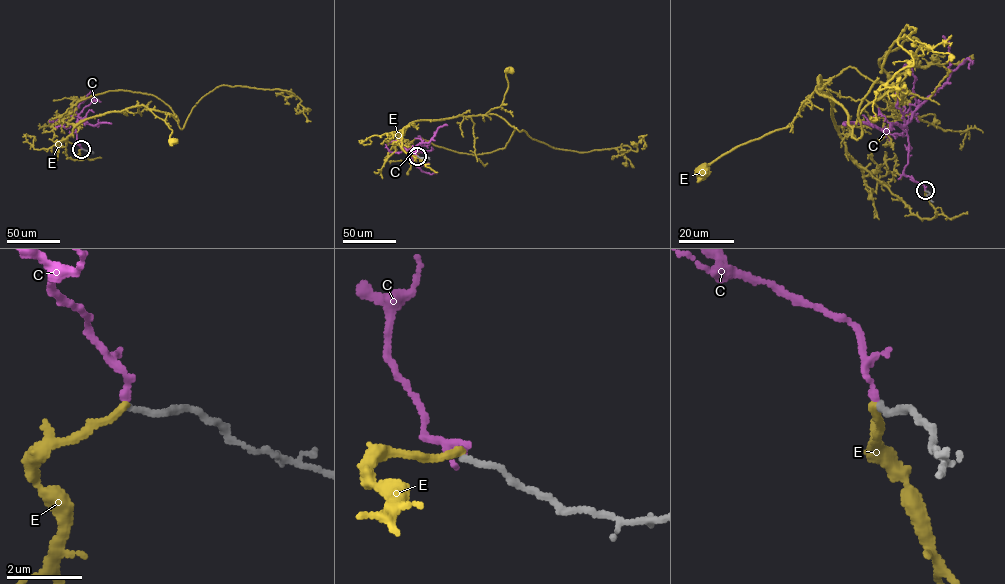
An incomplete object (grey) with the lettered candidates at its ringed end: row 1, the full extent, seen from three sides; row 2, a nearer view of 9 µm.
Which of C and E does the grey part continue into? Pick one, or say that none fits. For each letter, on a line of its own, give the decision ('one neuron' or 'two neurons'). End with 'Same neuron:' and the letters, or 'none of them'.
C: one neuron
E: two neurons
Same neuron: C

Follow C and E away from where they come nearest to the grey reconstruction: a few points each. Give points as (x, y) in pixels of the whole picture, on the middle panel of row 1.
C: (417, 156), (412, 147), (412, 163), (423, 171), (436, 173)
E: (417, 156), (414, 160), (402, 149), (403, 129), (419, 120), (484, 115), (499, 107), (510, 70)

